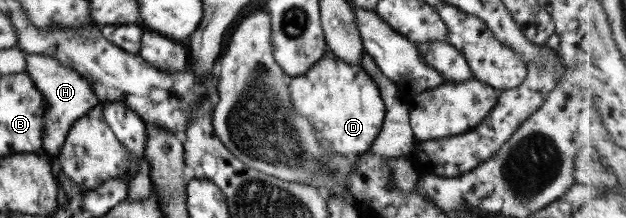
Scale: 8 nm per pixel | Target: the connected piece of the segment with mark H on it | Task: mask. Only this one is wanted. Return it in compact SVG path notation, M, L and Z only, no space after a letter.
M25 53L24 63L24 73L33 81L44 100L42 151L49 157L57 157L65 144L72 124L100 103L89 82L72 68L62 65L57 59L45 54Z

